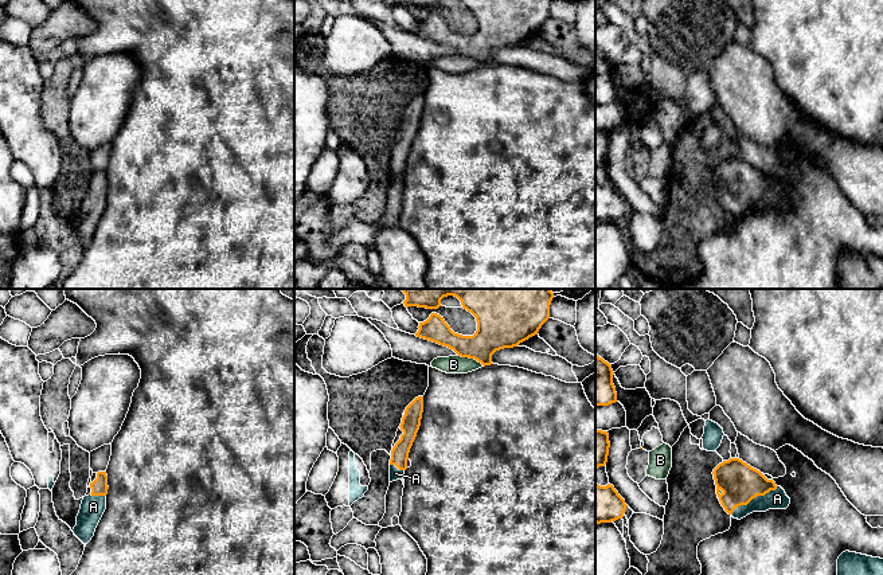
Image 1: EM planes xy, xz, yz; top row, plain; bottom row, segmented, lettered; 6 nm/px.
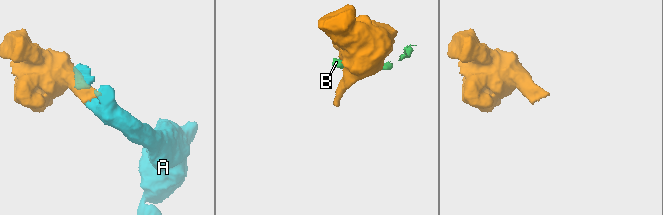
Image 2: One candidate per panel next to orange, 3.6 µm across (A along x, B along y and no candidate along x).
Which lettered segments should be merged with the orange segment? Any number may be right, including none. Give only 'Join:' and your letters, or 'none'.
Join: A

